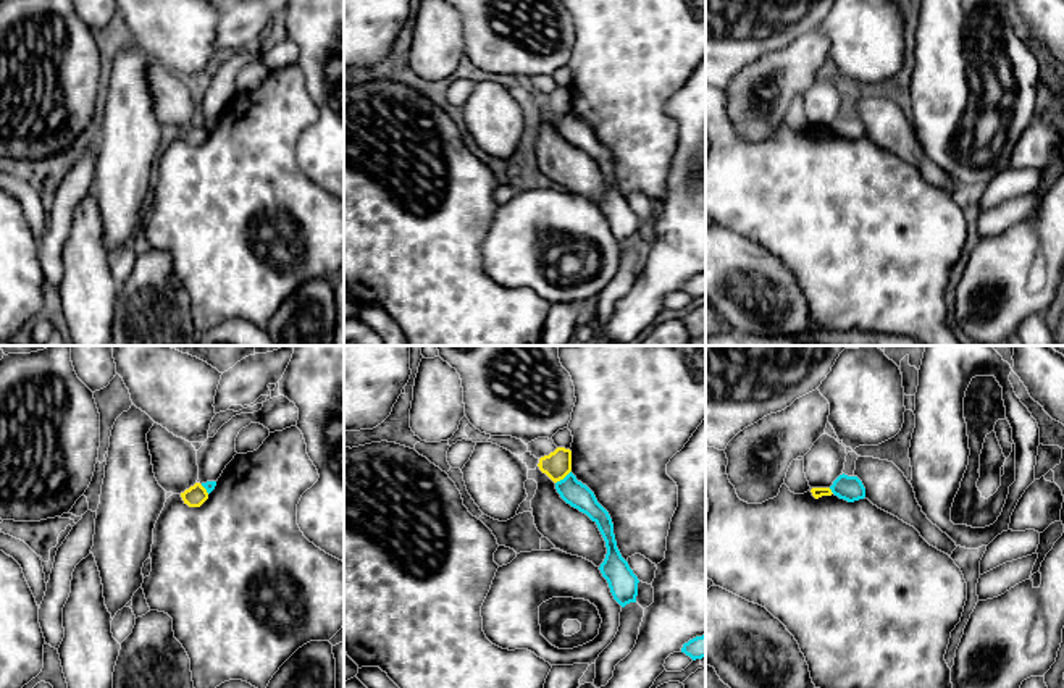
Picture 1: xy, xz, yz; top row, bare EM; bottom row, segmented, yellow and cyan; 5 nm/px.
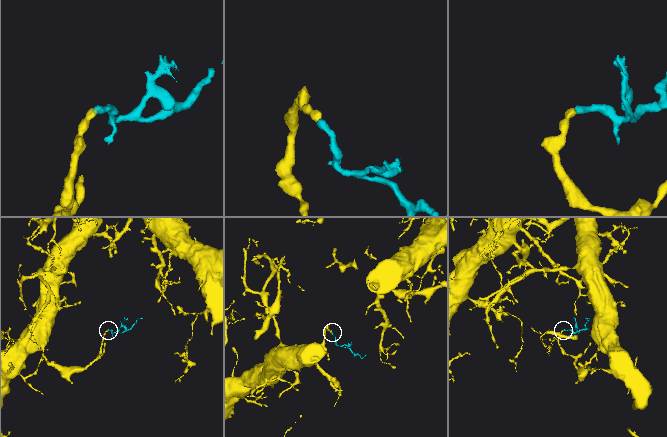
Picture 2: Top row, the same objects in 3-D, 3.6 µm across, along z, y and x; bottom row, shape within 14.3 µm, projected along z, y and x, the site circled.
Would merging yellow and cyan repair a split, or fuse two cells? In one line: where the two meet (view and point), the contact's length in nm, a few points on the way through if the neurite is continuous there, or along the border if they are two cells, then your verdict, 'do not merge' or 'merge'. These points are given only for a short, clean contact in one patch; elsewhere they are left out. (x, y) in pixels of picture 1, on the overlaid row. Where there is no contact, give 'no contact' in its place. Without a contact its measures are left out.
contact xz (562, 478); length 100 nm; border xz (570, 470), (556, 483); do not merge

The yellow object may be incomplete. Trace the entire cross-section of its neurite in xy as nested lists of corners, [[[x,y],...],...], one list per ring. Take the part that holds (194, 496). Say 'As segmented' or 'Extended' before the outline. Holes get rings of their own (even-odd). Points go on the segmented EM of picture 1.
As segmented. [[[195,483],[181,493],[181,497],[189,507],[200,507],[208,499],[208,493],[200,483]]]

